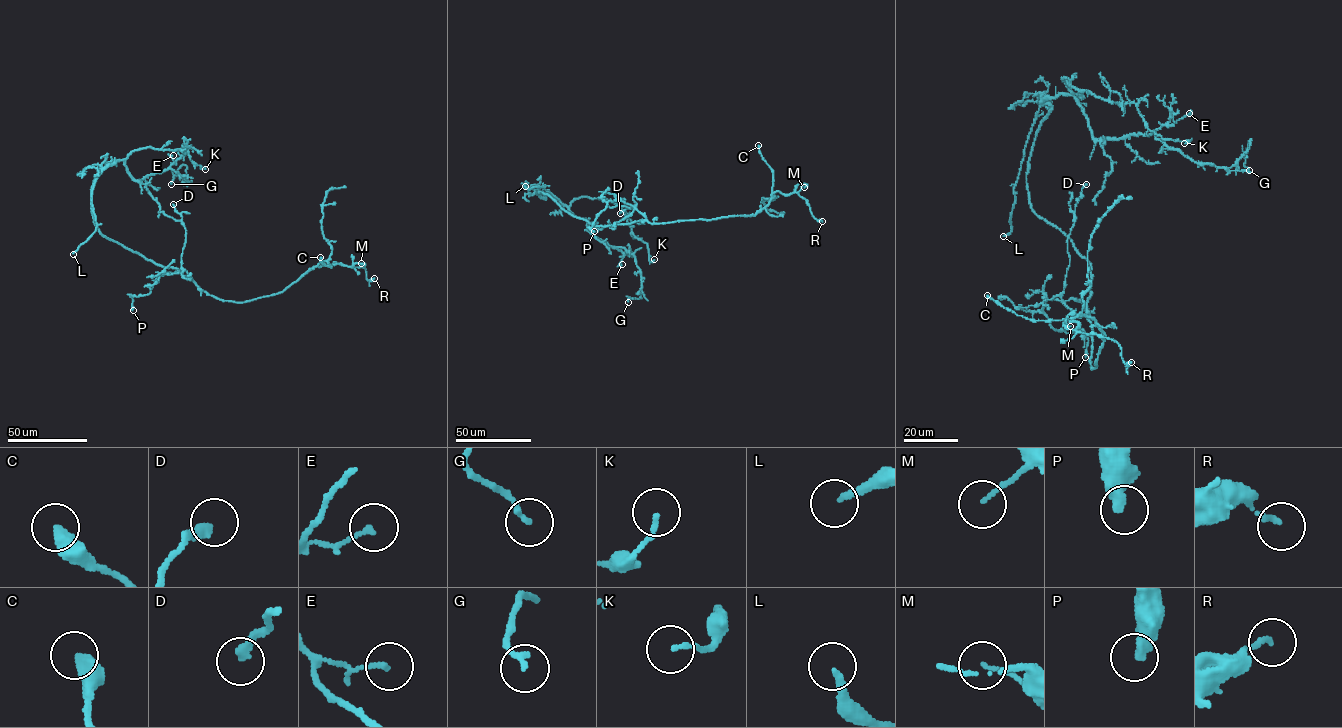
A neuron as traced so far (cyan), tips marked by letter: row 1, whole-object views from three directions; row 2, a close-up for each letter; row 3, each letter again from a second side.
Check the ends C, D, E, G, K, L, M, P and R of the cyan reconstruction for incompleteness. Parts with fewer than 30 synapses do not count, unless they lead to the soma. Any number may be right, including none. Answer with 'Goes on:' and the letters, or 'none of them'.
Goes on: none of them

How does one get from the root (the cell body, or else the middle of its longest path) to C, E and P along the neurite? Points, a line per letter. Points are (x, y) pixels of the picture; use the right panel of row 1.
C: (1074, 248), (1090, 263), (1087, 316), (1096, 368), (1105, 334), (1093, 318), (1032, 321), (987, 295)
E: (1074, 248), (1030, 203), (1028, 159), (1051, 108), (1041, 101), (1072, 95), (1096, 138), (1148, 135), (1189, 113)
P: (1074, 248), (1090, 263), (1087, 311), (1077, 314), (1045, 296), (1042, 310), (1054, 329), (1086, 335), (1085, 357)

